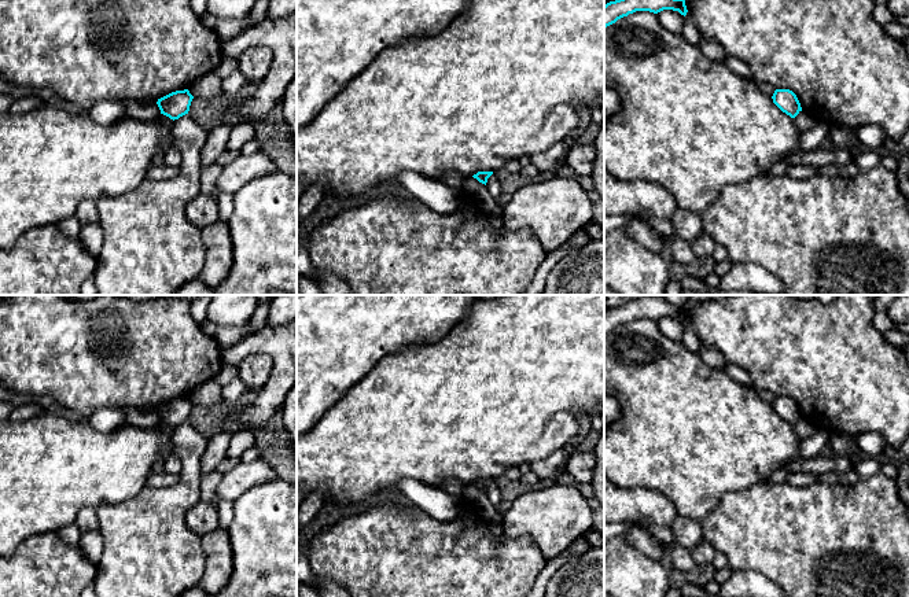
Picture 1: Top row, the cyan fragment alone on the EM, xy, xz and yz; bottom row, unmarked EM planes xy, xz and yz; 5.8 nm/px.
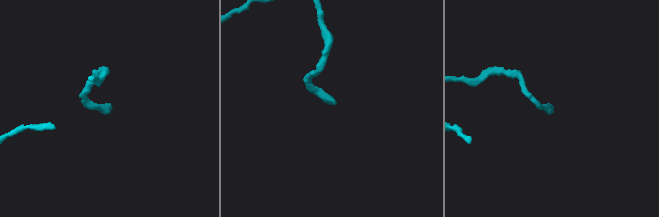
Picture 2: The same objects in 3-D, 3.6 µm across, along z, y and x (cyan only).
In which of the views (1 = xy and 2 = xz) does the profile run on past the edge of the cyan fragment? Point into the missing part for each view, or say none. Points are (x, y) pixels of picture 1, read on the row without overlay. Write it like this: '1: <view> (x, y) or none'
1: none
2: none

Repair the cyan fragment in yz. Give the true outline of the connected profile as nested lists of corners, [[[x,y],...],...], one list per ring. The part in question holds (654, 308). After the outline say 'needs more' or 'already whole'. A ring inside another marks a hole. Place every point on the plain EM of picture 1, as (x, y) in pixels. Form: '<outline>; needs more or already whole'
[[[643,295],[636,301],[629,301],[623,306],[610,309],[604,313],[604,335],[636,318],[658,321],[663,317],[678,318],[684,324],[688,320],[684,306],[670,305],[660,295]]]; already whole

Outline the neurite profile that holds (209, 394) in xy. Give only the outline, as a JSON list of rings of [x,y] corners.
[[[210,380],[207,383],[200,384],[189,394],[189,401],[194,405],[203,405],[207,408],[216,408],[218,416],[228,421],[225,410],[229,408],[222,398],[222,387],[216,382]]]

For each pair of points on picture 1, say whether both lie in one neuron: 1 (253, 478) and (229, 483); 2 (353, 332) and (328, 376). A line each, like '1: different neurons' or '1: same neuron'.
1: same neuron
2: same neuron

